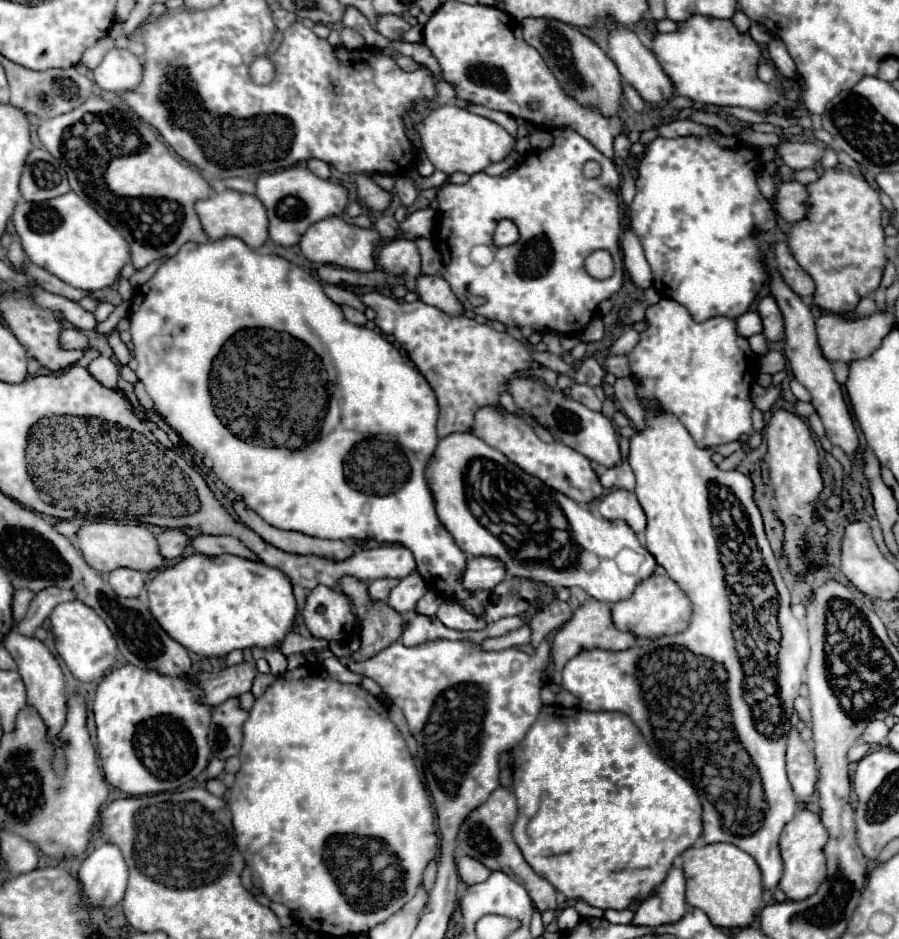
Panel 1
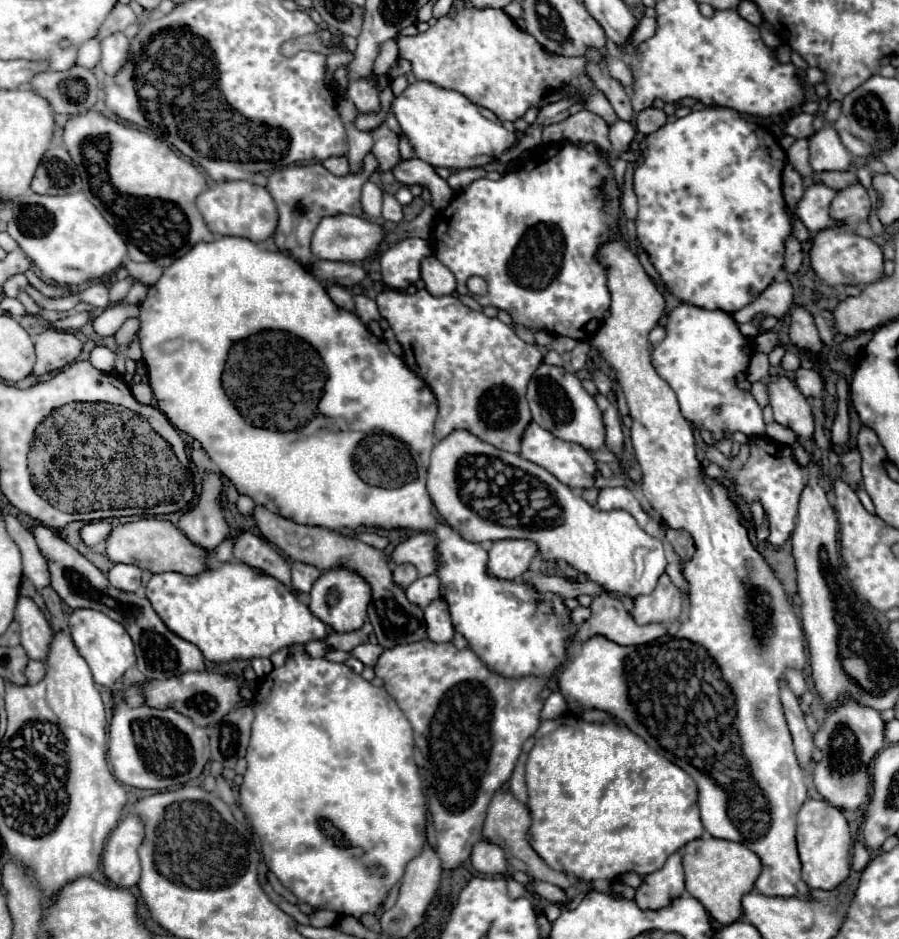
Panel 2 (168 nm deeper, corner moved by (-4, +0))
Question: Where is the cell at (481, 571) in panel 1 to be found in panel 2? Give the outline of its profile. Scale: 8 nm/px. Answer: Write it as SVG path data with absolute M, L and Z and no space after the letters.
M515 539L495 541L493 547L489 549L487 571L491 577L513 581L527 571L535 555L537 545L531 541L515 541Z

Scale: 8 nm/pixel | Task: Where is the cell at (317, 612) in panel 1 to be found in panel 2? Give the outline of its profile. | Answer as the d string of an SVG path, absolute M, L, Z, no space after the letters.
M331 569L325 571L311 589L311 601L309 601L309 609L313 615L317 615L327 627L335 629L337 633L347 633L347 631L355 631L365 623L367 617L367 605L371 601L371 589L369 585L355 573L351 573L349 569Z

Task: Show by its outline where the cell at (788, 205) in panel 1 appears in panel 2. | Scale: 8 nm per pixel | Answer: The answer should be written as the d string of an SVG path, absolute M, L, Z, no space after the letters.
M817 183L807 187L803 197L797 201L795 213L811 233L817 233L825 227L835 225L835 221L829 219L829 203L835 197L835 193L837 191Z

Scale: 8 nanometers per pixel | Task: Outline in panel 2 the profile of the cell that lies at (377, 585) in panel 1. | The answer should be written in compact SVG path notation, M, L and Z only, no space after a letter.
M393 565L393 583L395 585L401 585L403 589L407 585L411 585L419 575L417 575L417 569L413 565Z

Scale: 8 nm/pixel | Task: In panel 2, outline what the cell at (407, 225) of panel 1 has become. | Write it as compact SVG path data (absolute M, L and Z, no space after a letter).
M329 215L323 217L319 227L313 233L311 239L311 253L317 259L329 259L329 261L363 261L367 259L377 247L379 243L387 237L385 229L381 223L375 221L367 221L363 217L353 217L353 215Z

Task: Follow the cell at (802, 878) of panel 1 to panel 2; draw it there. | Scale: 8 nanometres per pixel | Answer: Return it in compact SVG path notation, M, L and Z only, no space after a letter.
M807 799L797 813L797 851L801 859L801 879L809 889L835 889L849 875L851 831L843 813L827 801Z

